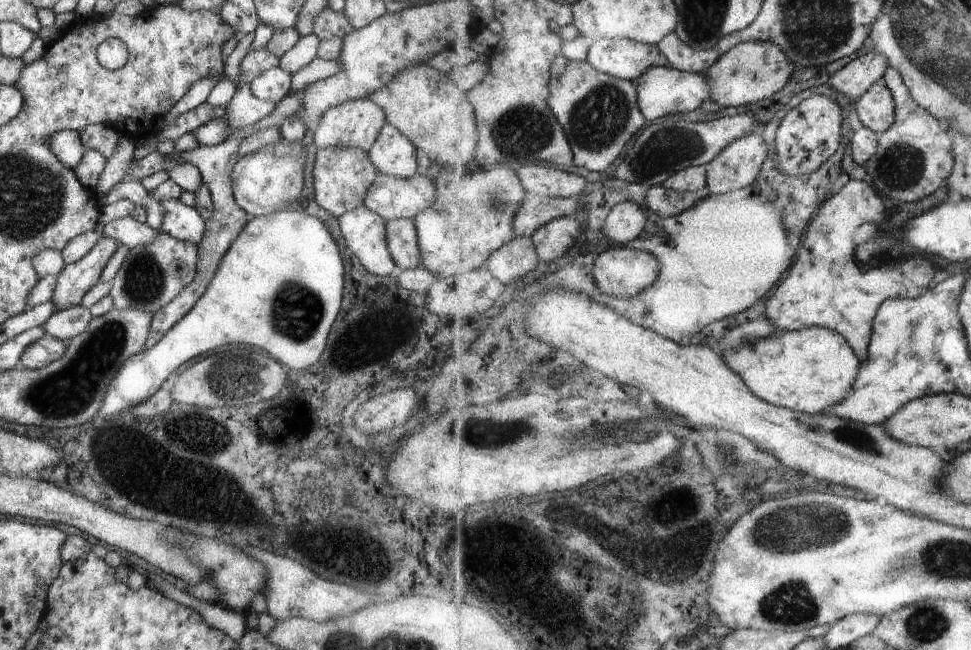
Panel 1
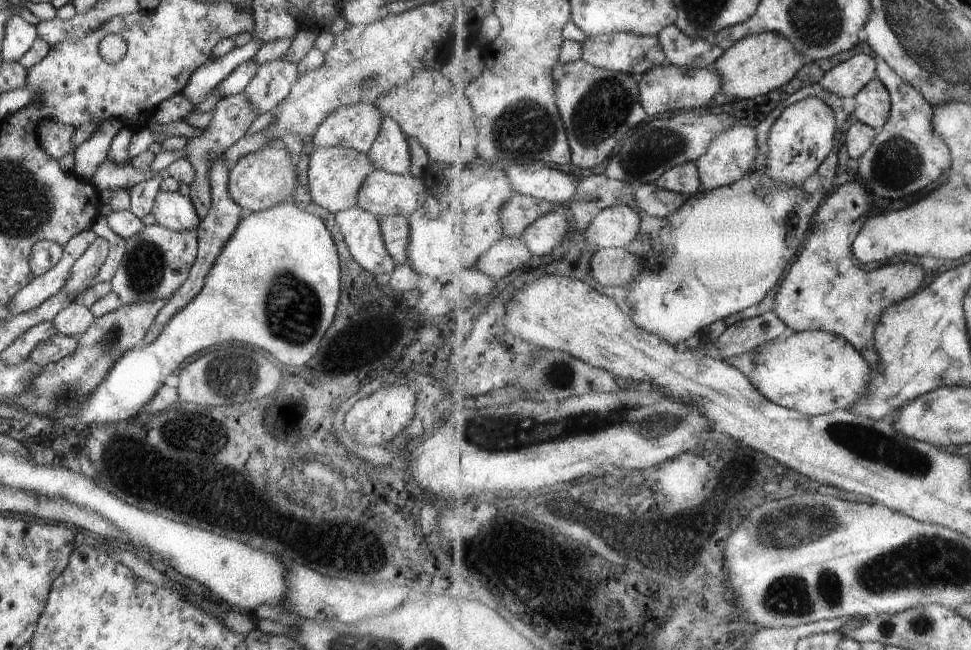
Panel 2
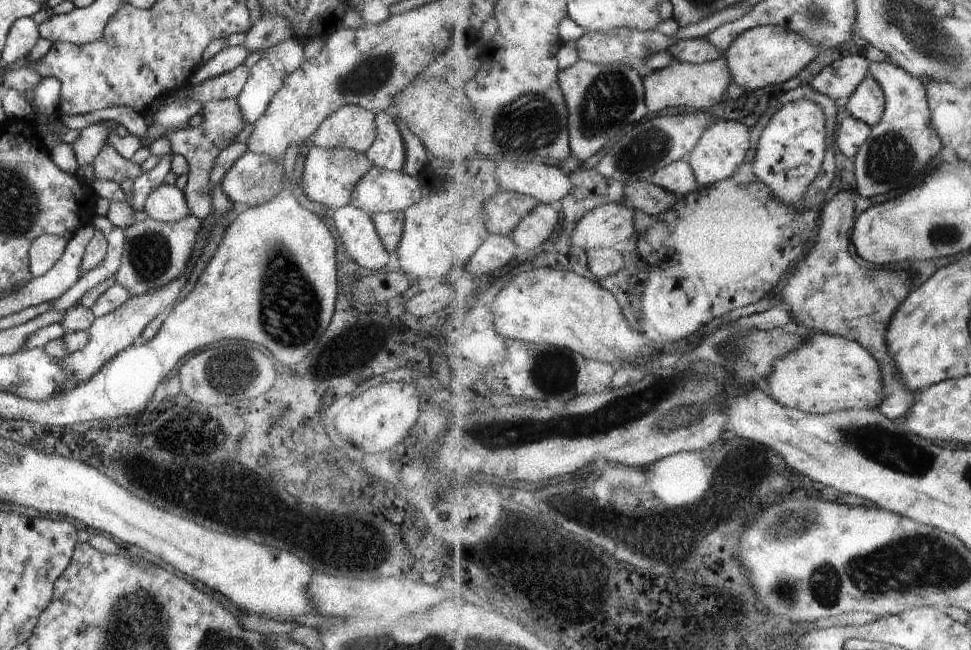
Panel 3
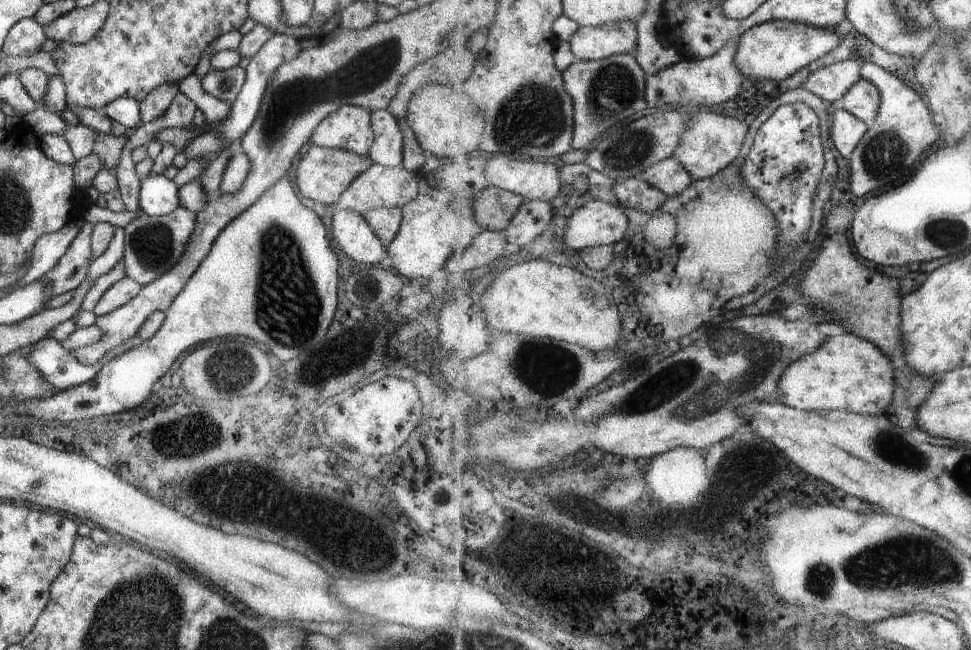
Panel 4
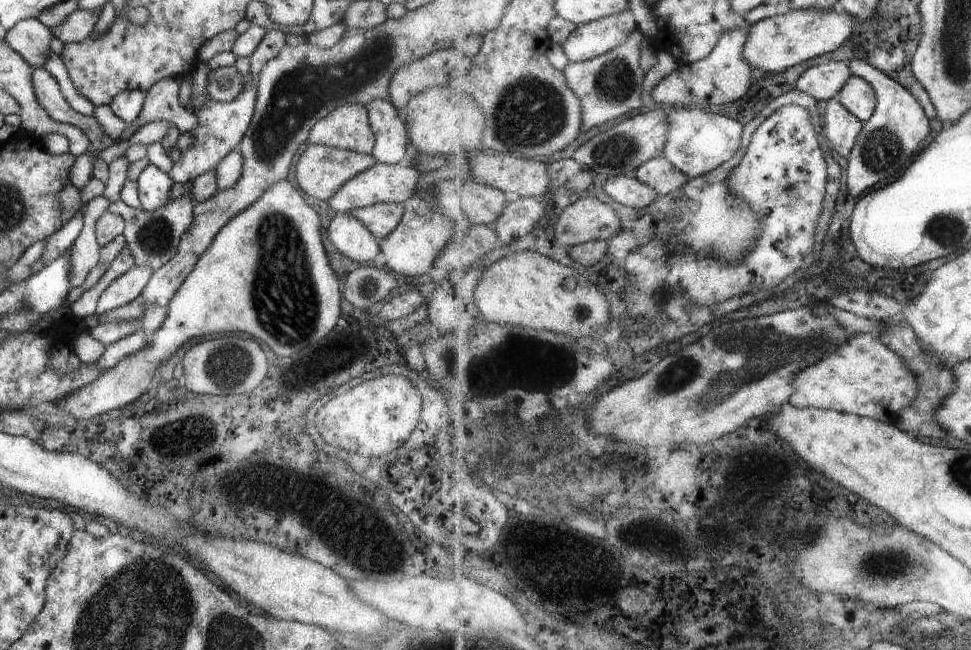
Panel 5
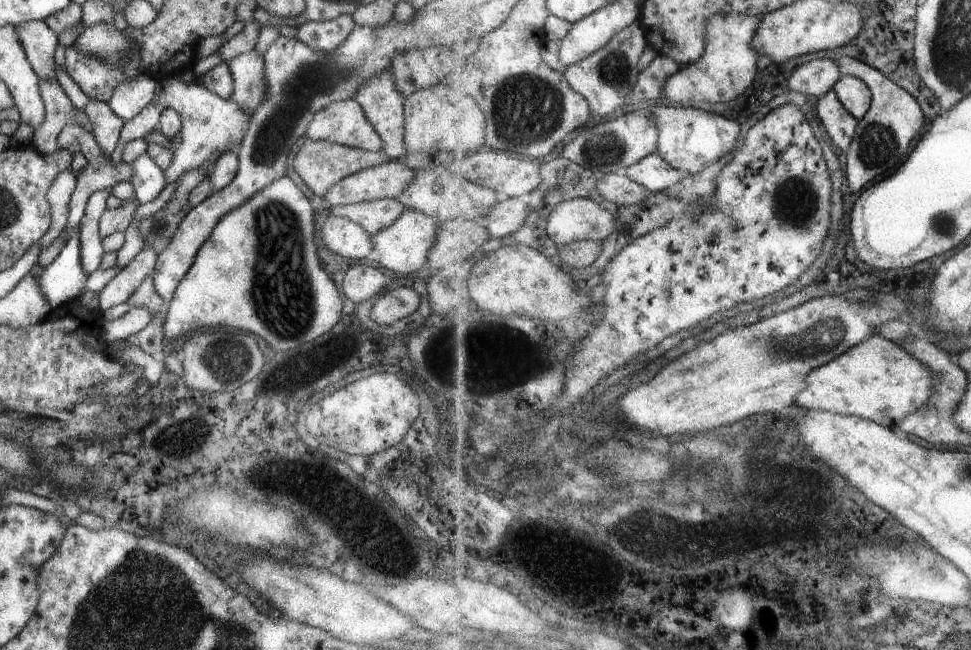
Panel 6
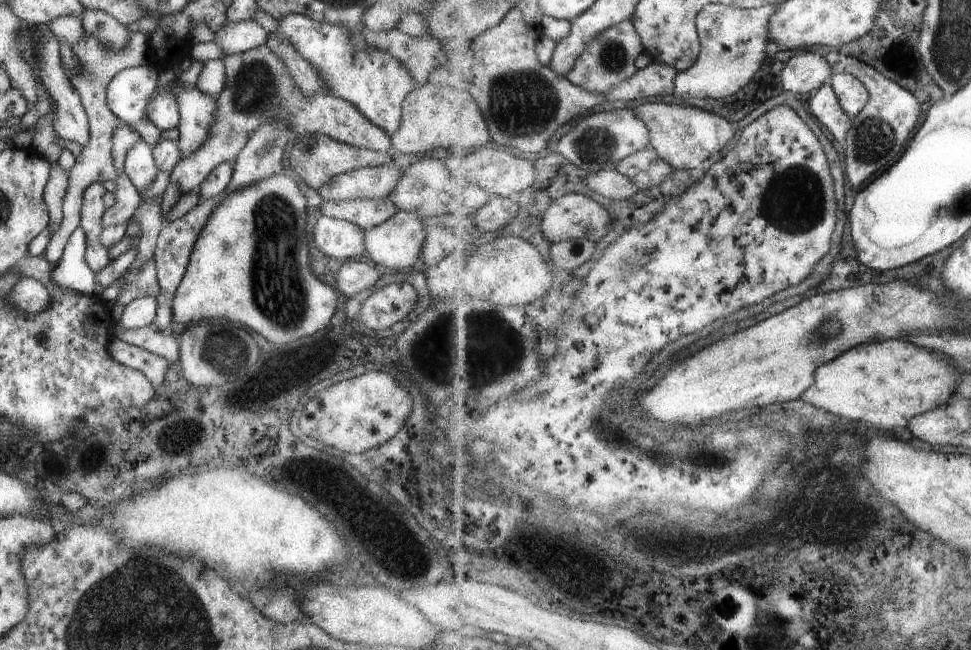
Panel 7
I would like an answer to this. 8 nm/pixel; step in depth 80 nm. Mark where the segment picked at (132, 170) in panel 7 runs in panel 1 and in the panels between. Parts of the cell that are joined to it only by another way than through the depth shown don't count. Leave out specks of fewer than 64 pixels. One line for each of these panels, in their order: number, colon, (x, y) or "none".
1: (184, 223)
2: (171, 210)
3: (166, 203)
4: (157, 195)
5: (153, 186)
6: (147, 179)

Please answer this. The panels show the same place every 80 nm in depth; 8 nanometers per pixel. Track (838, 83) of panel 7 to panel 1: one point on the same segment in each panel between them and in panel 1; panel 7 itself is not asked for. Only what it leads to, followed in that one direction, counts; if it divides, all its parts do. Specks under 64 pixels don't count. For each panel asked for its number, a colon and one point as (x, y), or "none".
1: (876, 110)
2: (872, 106)
3: (868, 103)
4: (864, 100)
5: (859, 96)
6: (852, 91)

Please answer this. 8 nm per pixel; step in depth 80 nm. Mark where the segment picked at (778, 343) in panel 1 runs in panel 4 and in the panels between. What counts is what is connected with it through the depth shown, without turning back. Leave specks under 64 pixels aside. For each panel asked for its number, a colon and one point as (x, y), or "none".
2: (815, 372)
3: (828, 373)
4: (846, 373)

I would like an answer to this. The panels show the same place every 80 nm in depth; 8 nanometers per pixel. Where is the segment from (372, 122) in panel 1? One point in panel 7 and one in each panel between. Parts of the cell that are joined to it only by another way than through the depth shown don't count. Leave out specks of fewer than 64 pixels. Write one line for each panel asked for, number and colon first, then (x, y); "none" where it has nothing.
2: (355, 126)
3: (351, 127)
4: (348, 128)
5: (346, 127)
6: (343, 122)
7: (257, 88)

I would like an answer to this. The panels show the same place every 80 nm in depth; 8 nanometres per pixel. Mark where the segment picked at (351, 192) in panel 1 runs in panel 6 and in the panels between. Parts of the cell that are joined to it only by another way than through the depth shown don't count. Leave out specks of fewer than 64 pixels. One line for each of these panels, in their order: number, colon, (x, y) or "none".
2: (335, 173)
3: (328, 175)
4: (322, 174)
5: (320, 170)
6: (319, 164)

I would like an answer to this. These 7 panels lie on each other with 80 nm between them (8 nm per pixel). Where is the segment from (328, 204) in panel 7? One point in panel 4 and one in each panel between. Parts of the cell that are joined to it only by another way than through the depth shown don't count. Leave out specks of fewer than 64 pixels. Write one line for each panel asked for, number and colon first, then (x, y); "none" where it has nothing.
4: (384, 221)
5: (380, 219)
6: (374, 215)

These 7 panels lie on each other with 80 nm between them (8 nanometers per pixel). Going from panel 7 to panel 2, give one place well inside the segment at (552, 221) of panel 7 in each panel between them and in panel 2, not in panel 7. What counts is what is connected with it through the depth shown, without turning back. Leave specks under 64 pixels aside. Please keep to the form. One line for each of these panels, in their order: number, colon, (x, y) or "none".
2: (618, 226)
3: (607, 226)
4: (598, 223)
5: (587, 220)
6: (580, 219)

